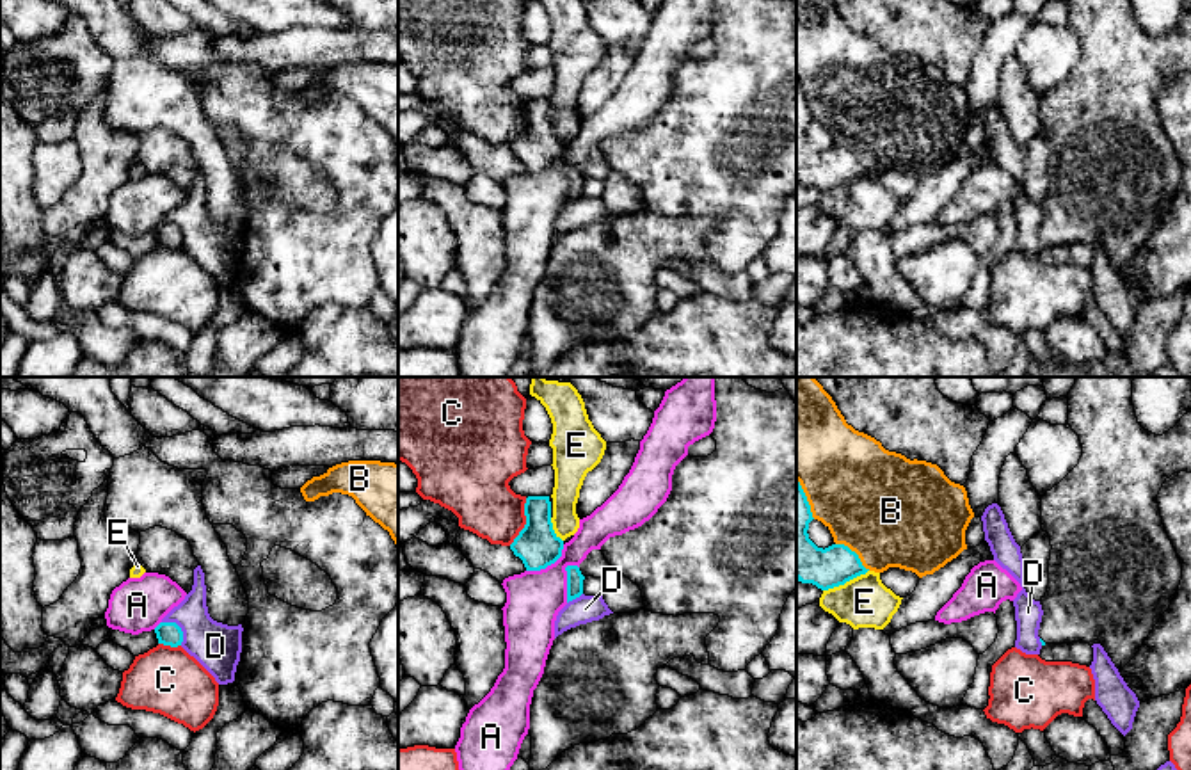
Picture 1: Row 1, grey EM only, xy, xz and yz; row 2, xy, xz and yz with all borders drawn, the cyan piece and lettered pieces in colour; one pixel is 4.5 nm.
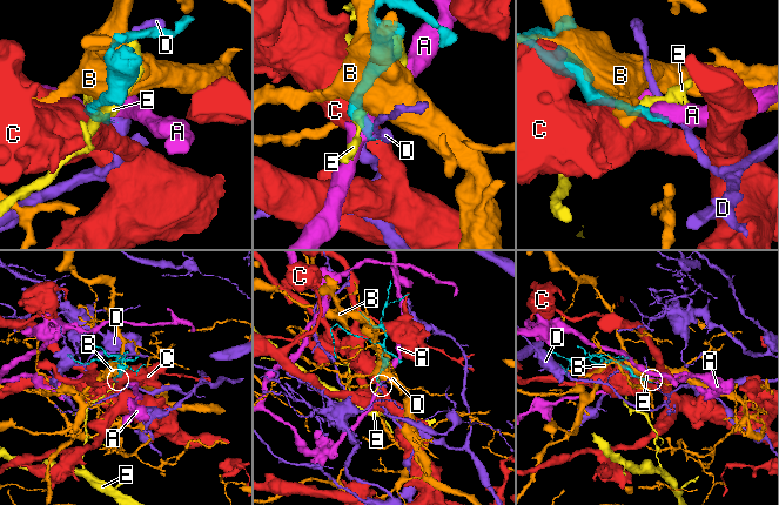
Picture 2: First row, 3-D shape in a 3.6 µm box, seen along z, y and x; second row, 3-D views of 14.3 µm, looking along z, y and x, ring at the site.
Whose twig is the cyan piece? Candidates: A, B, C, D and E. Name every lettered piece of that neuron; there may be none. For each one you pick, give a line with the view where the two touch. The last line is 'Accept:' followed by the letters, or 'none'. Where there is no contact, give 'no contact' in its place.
Accept: none

